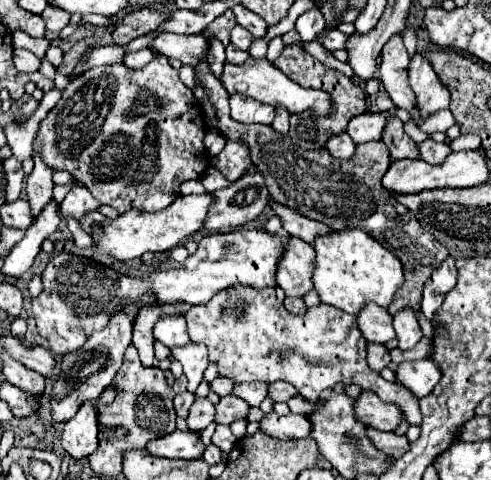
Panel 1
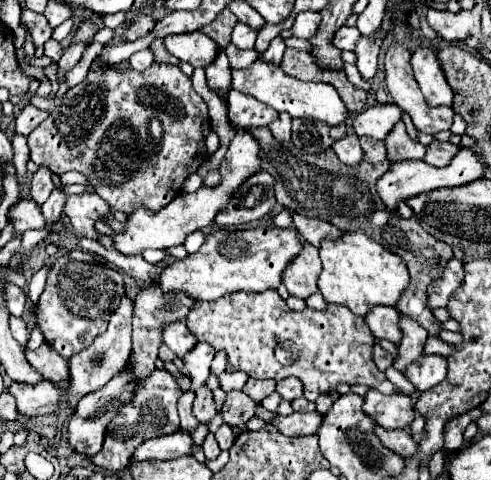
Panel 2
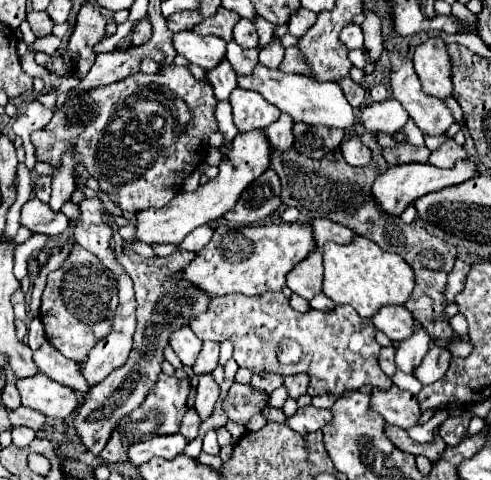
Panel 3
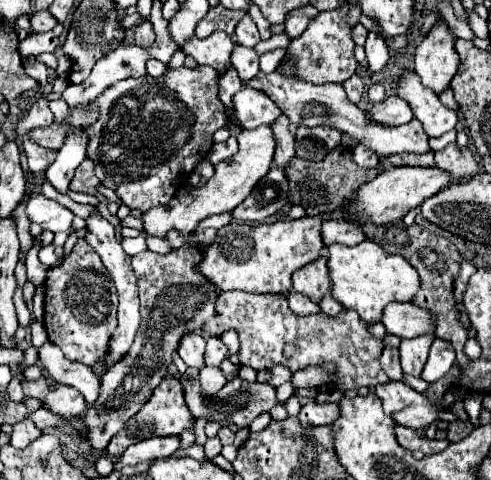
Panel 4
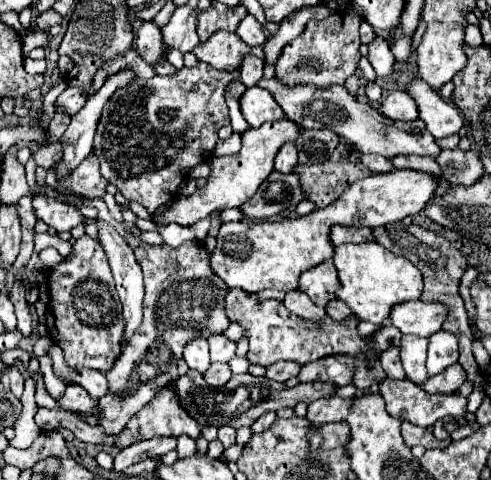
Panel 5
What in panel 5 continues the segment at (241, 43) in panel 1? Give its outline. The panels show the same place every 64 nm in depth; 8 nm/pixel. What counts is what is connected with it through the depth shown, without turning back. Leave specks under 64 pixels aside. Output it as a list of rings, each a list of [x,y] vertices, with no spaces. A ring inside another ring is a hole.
[[[250,14],[238,24],[236,34],[238,34],[240,40],[246,42],[248,46],[260,46],[260,44],[264,44],[264,40],[266,40],[266,36],[264,36],[264,32],[262,32],[262,26],[260,26],[258,20],[256,20],[254,16],[250,16]]]

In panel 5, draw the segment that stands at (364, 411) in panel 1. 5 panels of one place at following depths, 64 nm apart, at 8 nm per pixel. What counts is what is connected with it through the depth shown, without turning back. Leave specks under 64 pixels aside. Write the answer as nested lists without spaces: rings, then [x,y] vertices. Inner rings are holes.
[[[384,380],[380,384],[380,396],[386,400],[386,412],[402,422],[418,424],[422,428],[432,426],[436,420],[444,416],[464,416],[466,414],[466,398],[456,394],[428,394],[420,386],[412,384],[410,380]]]

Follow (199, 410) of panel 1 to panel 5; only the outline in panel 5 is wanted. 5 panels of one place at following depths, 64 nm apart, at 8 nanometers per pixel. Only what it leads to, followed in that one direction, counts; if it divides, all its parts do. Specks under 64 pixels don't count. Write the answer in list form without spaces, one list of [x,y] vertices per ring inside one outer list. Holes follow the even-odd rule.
[[[210,364],[210,368],[204,372],[204,380],[210,388],[220,388],[230,380],[230,368],[228,364]]]

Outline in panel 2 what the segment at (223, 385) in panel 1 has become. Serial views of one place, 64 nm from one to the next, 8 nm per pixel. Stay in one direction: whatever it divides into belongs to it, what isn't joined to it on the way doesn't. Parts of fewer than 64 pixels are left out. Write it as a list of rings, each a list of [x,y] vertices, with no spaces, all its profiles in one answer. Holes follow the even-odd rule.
[[[222,372],[218,376],[218,382],[220,382],[220,388],[224,392],[232,392],[232,390],[240,390],[244,384],[246,384],[248,376],[244,376],[242,372]]]

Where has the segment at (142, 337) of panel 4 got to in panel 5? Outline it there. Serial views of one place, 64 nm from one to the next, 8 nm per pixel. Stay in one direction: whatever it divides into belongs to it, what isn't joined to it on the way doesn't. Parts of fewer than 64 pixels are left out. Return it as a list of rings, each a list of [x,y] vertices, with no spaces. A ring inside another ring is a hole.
[[[184,242],[180,248],[170,248],[166,244],[142,244],[140,248],[136,248],[134,254],[144,274],[144,318],[138,328],[138,336],[132,336],[130,344],[124,346],[120,358],[106,372],[108,392],[100,398],[98,404],[98,424],[104,428],[106,434],[122,432],[128,420],[152,400],[160,386],[178,378],[176,364],[182,358],[184,344],[188,344],[192,336],[208,338],[212,334],[222,334],[228,328],[228,320],[224,320],[224,292],[228,292],[228,286],[220,278],[212,276],[208,268],[208,250],[202,242]]]

